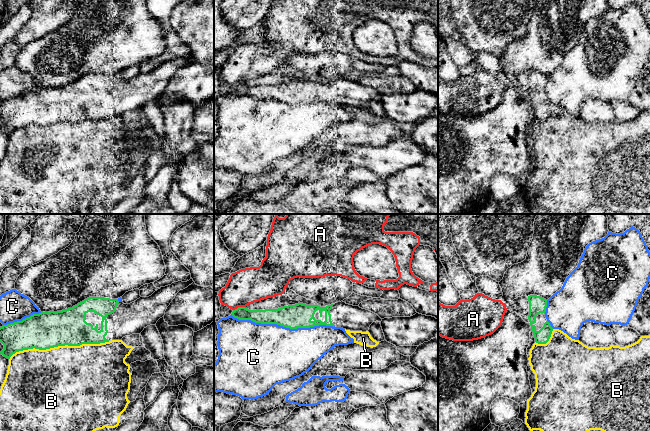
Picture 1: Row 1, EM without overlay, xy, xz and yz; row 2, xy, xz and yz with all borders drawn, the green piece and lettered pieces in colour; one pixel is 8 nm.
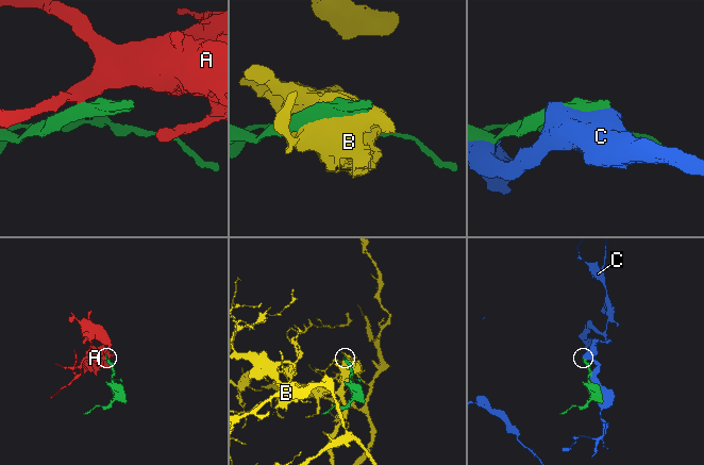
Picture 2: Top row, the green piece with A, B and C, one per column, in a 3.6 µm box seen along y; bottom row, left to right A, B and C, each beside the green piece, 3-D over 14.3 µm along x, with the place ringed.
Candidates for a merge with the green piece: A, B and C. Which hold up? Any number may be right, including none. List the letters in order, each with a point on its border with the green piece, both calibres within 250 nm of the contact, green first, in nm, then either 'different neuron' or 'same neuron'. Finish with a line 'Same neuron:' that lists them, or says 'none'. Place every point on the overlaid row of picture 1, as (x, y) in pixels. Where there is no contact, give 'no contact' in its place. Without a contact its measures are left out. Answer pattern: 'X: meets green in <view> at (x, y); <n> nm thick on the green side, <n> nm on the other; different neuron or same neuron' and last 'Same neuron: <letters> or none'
A: meets green in xz at (238, 307); 120 nm thick on the green side, 280 nm on the other; different neuron
B: meets green in xy at (58, 345); 300 nm thick on the green side, 480 nm on the other; different neuron
C: meets green in xz at (283, 326); 190 nm thick on the green side, 480 nm on the other; different neuron
Same neuron: none

